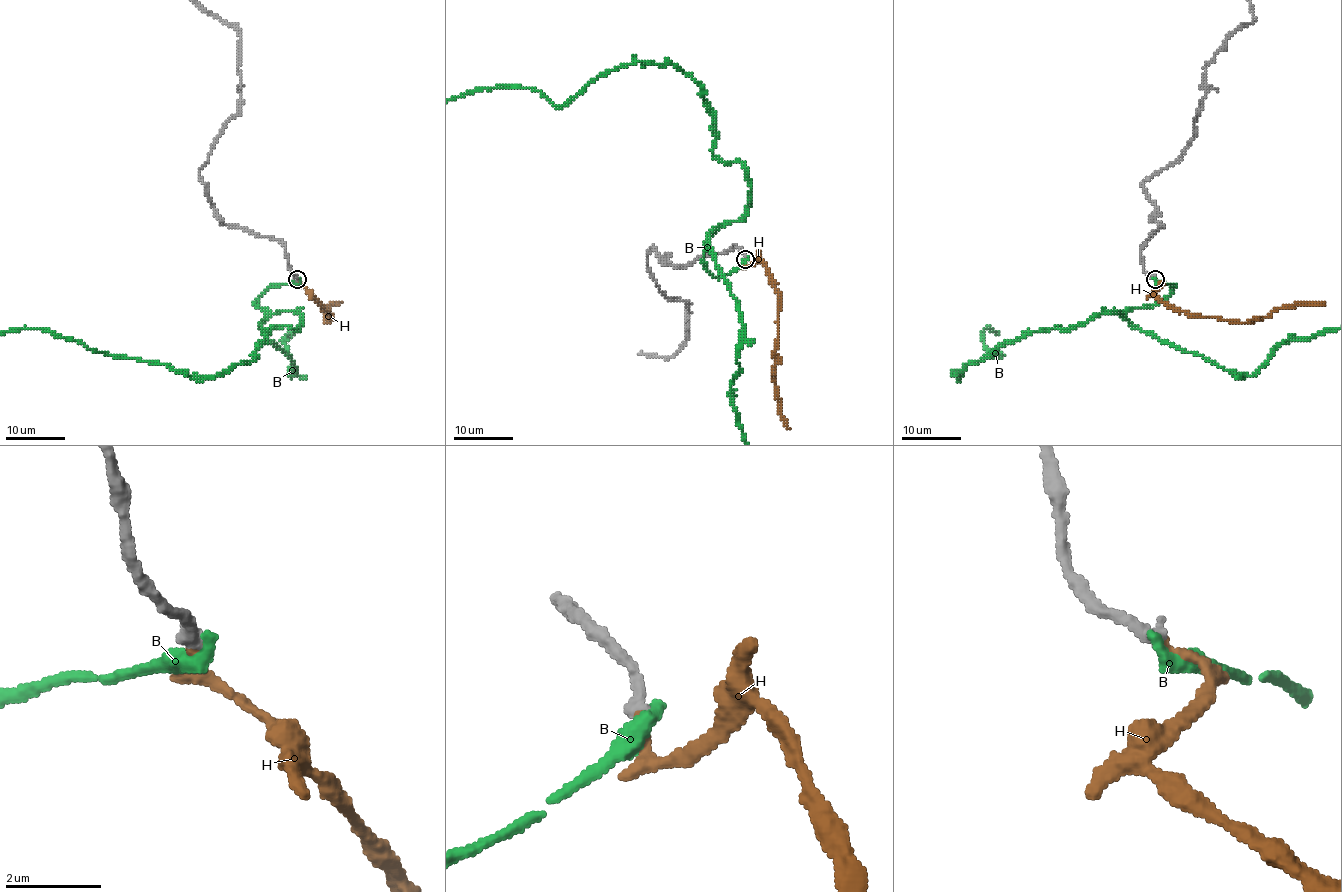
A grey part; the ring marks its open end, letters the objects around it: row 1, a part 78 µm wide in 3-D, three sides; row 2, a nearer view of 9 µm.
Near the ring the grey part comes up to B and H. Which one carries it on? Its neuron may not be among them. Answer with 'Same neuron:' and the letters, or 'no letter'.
Same neuron: H

